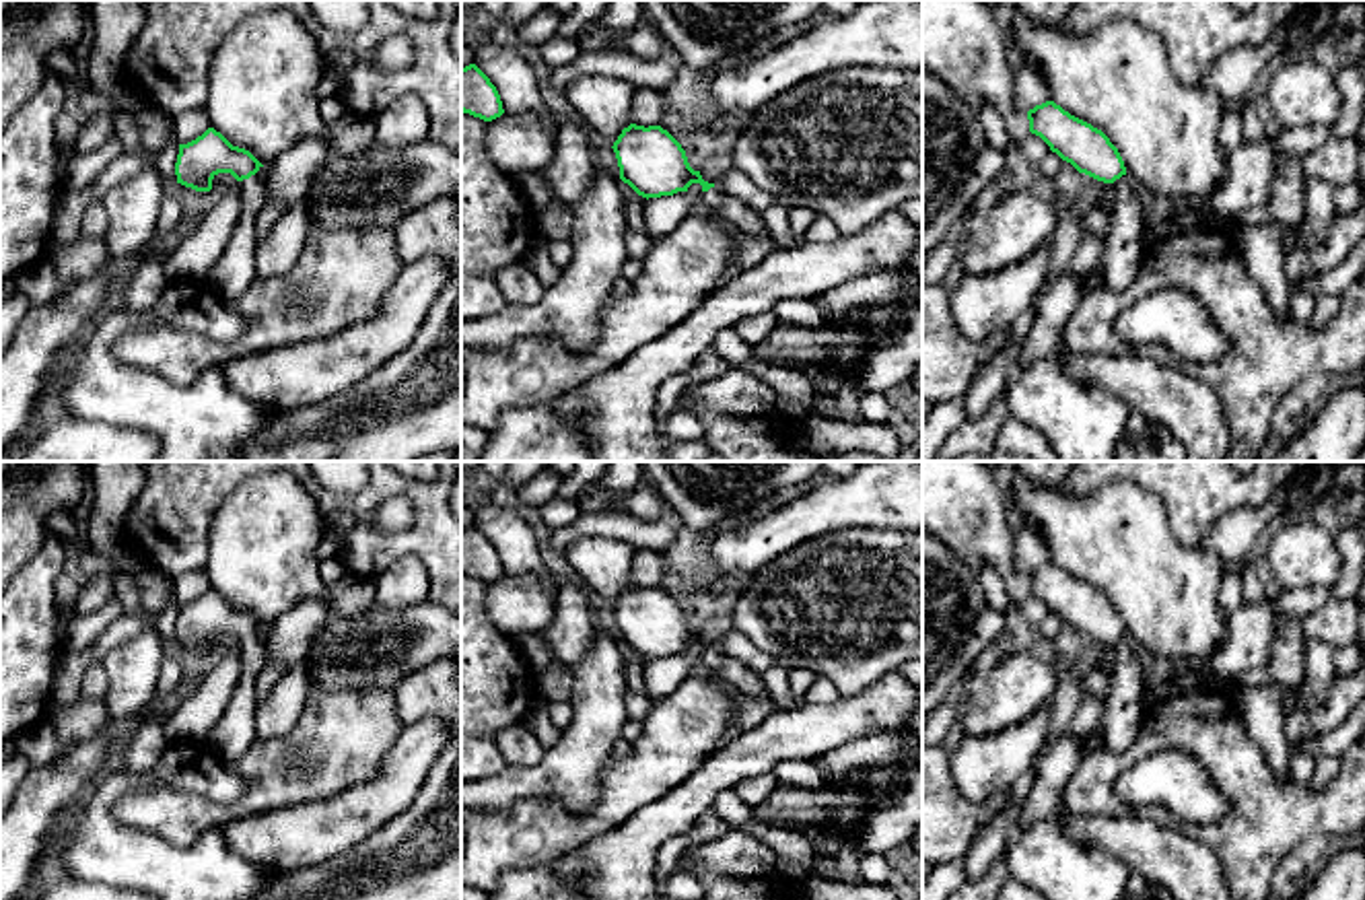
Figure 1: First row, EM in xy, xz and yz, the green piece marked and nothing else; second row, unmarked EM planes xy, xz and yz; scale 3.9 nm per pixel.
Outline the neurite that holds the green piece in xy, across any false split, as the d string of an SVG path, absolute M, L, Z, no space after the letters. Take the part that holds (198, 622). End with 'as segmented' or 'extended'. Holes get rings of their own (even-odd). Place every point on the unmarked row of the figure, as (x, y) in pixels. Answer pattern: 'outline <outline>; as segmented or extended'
outline M214 589L187 605L179 605L177 645L210 653L218 634L231 634L241 645L239 684L206 737L212 752L229 764L255 741L257 678L270 661L270 651L266 628L249 612L233 608Z; extended

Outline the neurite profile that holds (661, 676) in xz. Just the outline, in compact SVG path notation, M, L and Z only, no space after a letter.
M677 653L673 657L649 659L642 663L642 678L646 696L653 702L663 700L675 692L698 659L692 653Z

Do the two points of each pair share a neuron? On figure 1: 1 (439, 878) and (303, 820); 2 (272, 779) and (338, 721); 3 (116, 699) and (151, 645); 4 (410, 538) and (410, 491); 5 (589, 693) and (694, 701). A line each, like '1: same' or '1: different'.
1: different
2: same
3: same
4: same
5: different

